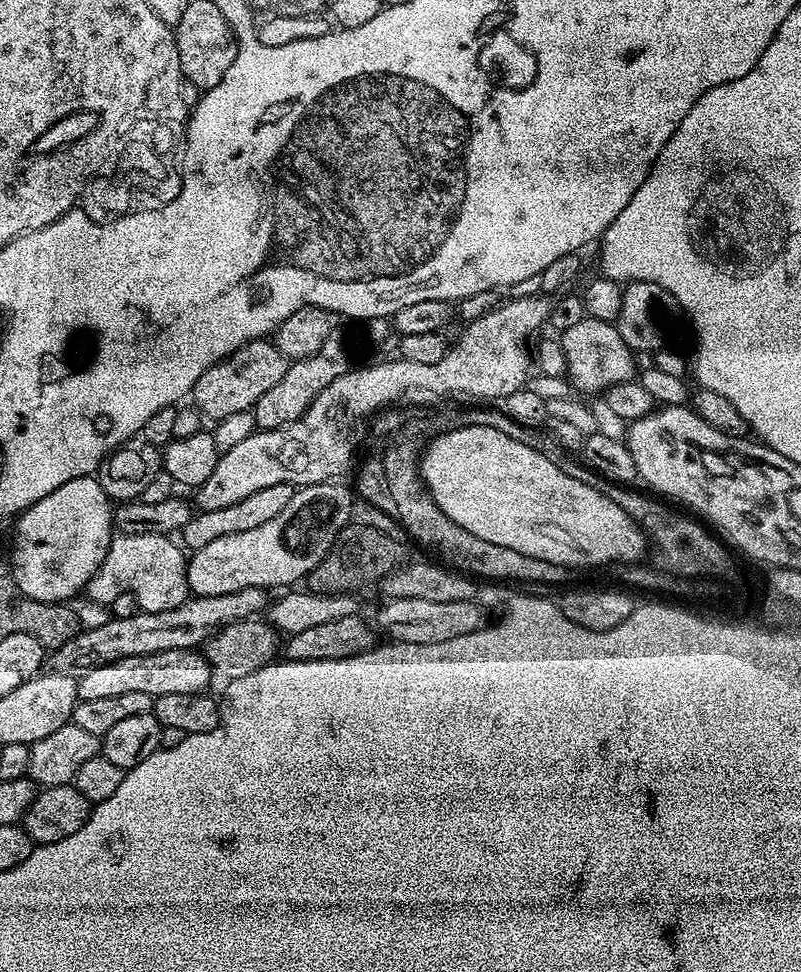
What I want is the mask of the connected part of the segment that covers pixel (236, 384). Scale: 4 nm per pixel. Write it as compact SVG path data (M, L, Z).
M253 338L245 340L239 348L228 353L223 360L209 365L208 369L201 373L200 377L192 385L190 393L195 407L201 413L208 412L215 418L223 418L229 412L243 412L251 409L257 399L273 383L280 380L286 369L286 357L275 343L268 338Z

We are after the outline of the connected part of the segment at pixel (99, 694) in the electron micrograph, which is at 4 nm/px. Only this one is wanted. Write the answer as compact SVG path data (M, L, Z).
M168 648L149 652L145 656L129 656L115 662L89 668L76 681L79 699L108 698L126 692L145 692L153 698L174 692L198 692L207 689L208 679L214 676L214 669L208 663L203 651L192 648Z

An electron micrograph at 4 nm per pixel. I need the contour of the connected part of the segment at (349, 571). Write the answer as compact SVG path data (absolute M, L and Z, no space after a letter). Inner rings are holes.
M364 506L350 520L335 533L336 541L329 546L328 553L320 561L317 559L311 572L307 573L306 584L311 591L329 595L356 594L359 588L379 585L386 574L409 559L410 537L395 515Z

